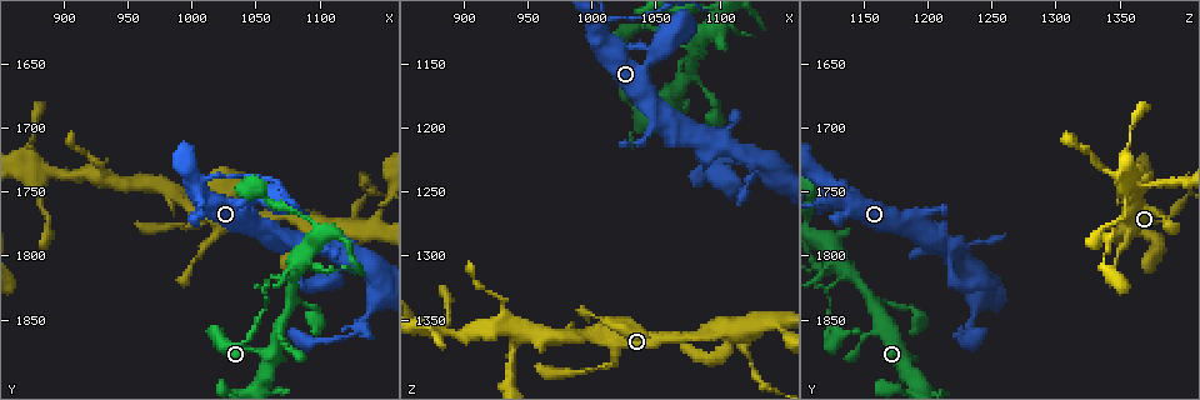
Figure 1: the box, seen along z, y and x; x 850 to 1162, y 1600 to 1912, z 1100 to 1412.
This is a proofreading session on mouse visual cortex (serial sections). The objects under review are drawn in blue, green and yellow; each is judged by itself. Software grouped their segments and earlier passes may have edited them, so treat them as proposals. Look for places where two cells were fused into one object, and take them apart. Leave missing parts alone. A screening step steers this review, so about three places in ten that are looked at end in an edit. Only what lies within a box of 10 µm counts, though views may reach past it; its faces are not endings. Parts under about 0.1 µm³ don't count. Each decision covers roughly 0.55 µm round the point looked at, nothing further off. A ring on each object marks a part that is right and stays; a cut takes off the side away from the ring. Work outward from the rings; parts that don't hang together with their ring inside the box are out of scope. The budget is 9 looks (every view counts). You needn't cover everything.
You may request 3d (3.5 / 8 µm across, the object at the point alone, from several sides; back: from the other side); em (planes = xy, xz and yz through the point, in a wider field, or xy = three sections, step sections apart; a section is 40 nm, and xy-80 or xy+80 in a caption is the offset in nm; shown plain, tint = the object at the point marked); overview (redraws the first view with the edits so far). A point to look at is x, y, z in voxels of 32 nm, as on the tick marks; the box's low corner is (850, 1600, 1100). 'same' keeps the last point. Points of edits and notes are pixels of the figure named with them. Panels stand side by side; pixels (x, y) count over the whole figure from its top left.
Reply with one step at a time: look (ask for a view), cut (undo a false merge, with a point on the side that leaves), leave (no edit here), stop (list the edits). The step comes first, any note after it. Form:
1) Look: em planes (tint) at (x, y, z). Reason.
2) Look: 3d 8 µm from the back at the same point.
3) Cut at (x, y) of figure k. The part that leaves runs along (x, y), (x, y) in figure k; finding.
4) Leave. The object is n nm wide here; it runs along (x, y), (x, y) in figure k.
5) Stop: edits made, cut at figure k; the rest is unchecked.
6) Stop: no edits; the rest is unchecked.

Look: 3d 3.5 µm at (1066, 1866, 1172). Sudden change in width.

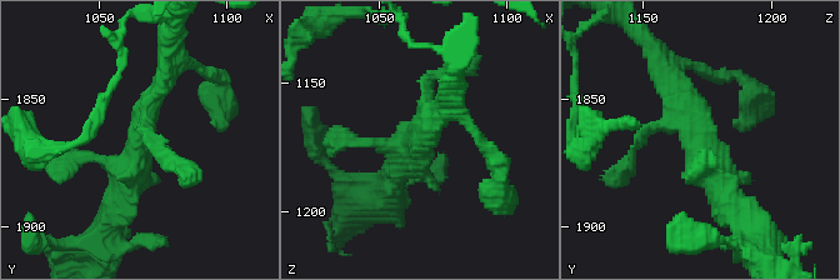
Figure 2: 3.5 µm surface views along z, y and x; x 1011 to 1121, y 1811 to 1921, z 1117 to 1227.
Look: em xy step 1 (tint) at (1066, 1867, 1173).

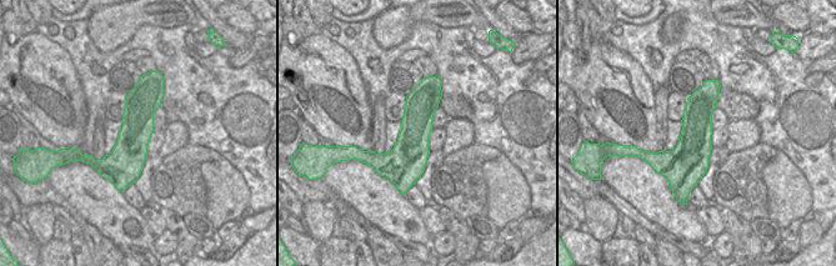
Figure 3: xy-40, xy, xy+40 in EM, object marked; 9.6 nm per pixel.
Leave. It runs along (710, 83), (685, 165), (685, 187) in figure 3; one cell here.

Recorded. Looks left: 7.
Look: 3d 3.5 µm at (1112, 1776, 1358). A narrow waist.

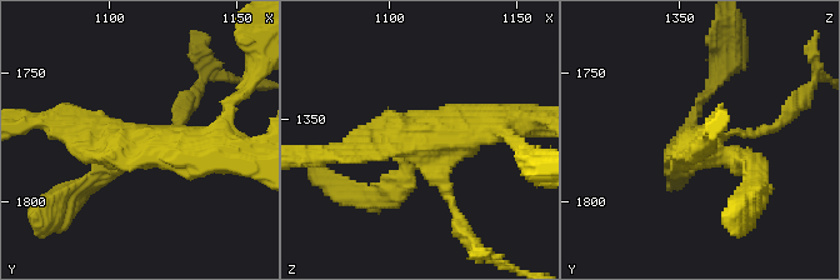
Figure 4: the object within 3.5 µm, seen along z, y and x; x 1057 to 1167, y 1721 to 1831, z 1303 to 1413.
Look: em xy step 1 (tint) at (1112, 1778, 1358).

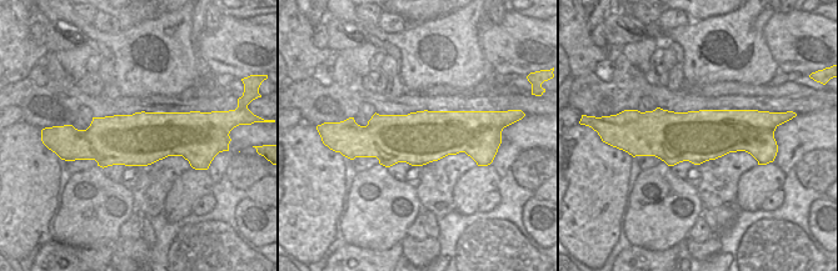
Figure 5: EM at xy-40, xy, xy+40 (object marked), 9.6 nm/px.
Leave. 4 arms meet here; the arms are 100, 250, 250, 400 nm wide; it runs along (343, 153), (495, 128) in figure 4; all the same cell.

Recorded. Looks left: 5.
Look: 3d 8 µm at (1108, 1794, 1214). Side arm on a straight run.

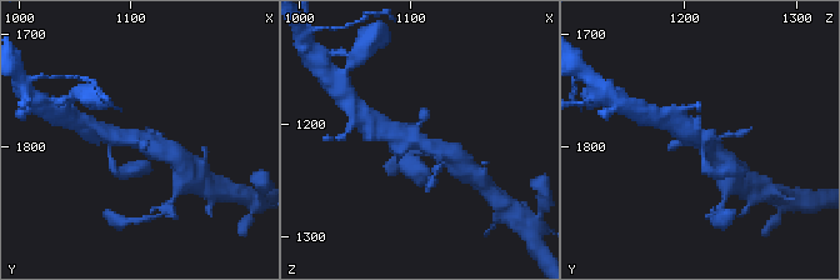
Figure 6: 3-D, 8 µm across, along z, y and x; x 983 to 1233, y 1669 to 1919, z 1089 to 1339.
Look: 3d 3.5 µm at the same point.

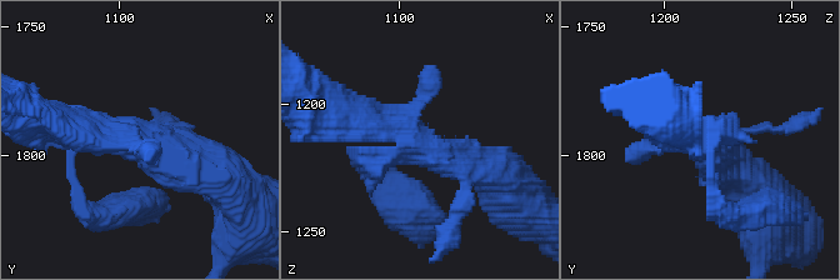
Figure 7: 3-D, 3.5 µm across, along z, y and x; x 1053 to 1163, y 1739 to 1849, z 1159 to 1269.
Look: em xy step 1 (tint) at (1106, 1793, 1215). Need the tissue.

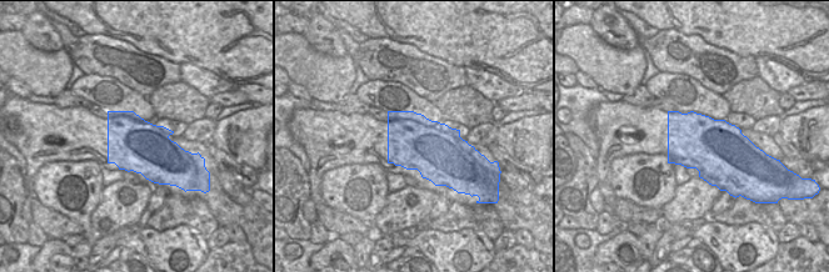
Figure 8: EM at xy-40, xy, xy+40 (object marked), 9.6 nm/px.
Leave. It runs along (61, 121), (164, 144), (203, 168) in figure 7; all the same cell.

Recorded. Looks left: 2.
Look: 3d 3.5 µm at (1120, 1864, 1228). Narrows sharply.

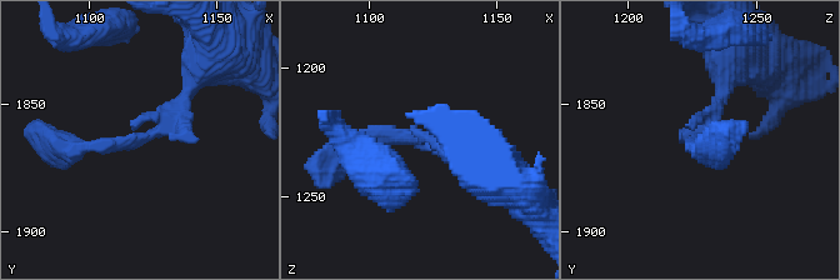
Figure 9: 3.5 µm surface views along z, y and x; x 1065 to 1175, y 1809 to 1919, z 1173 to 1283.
Look: em xy step 2 (tint) at (1122, 1863, 1229). Need the tissue.

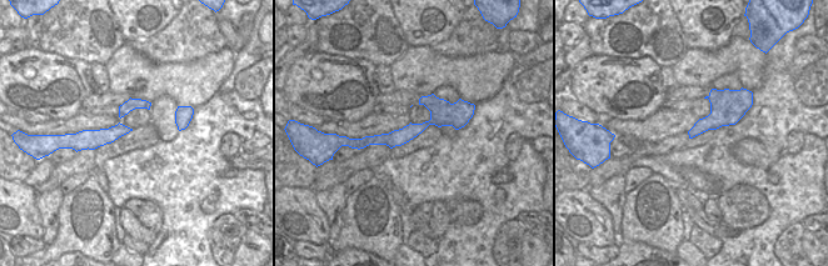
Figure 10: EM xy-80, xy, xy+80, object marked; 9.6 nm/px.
Leave. It runs along (465, 114), (362, 142) in figure 10; one cell here.

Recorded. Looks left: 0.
Stop: no edits; the rest is unchecked.

